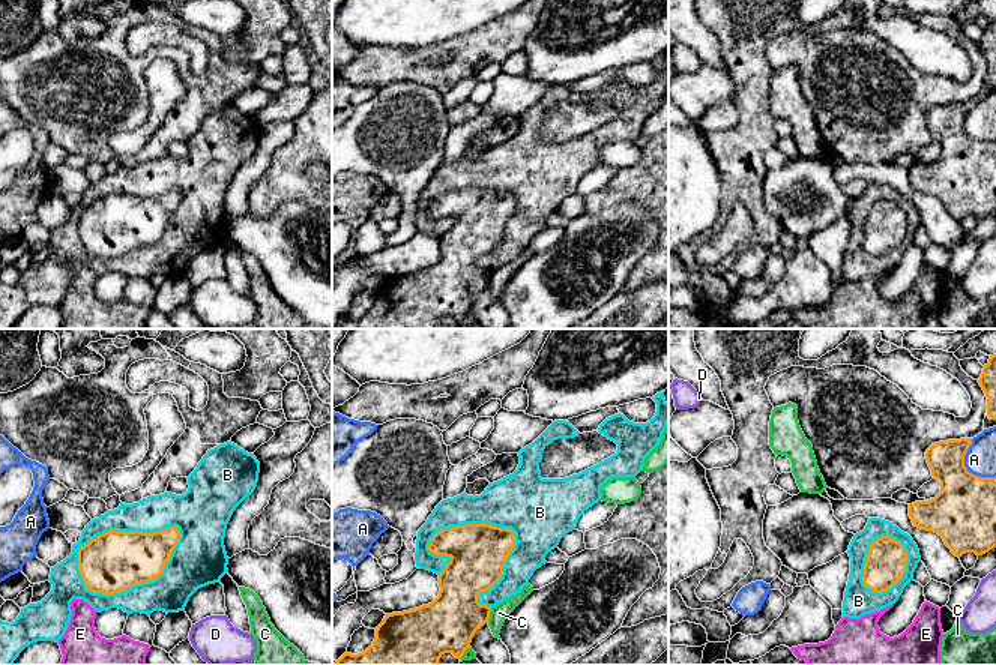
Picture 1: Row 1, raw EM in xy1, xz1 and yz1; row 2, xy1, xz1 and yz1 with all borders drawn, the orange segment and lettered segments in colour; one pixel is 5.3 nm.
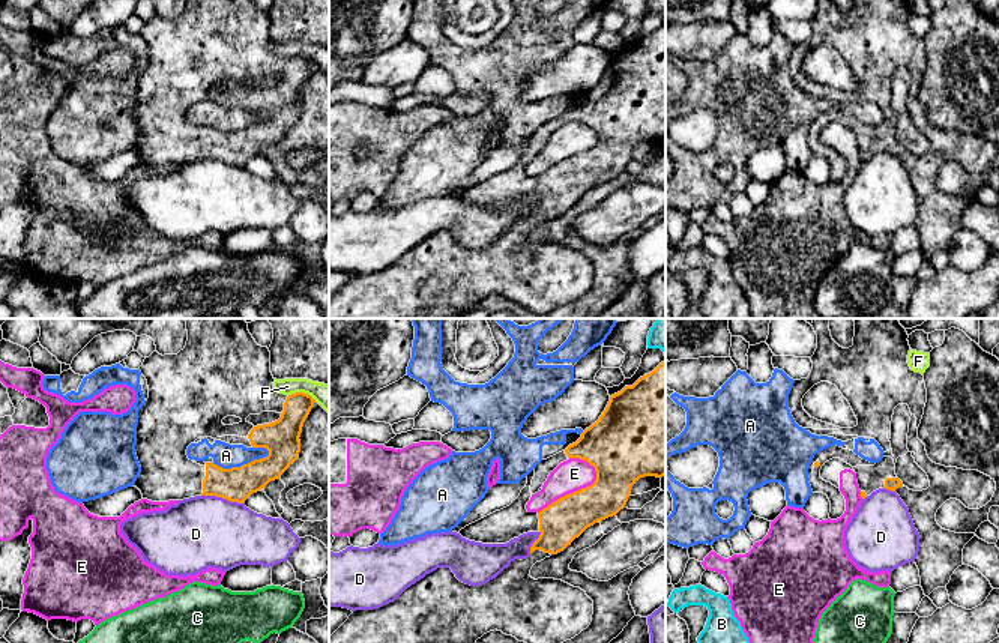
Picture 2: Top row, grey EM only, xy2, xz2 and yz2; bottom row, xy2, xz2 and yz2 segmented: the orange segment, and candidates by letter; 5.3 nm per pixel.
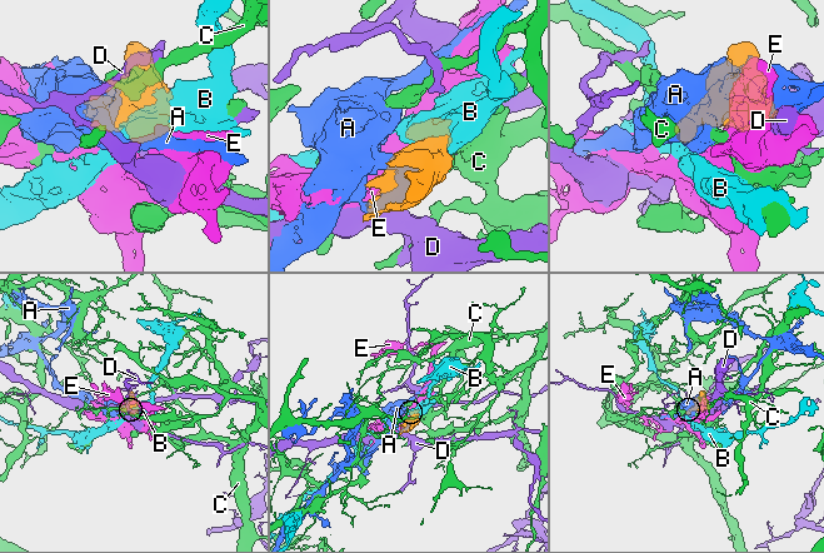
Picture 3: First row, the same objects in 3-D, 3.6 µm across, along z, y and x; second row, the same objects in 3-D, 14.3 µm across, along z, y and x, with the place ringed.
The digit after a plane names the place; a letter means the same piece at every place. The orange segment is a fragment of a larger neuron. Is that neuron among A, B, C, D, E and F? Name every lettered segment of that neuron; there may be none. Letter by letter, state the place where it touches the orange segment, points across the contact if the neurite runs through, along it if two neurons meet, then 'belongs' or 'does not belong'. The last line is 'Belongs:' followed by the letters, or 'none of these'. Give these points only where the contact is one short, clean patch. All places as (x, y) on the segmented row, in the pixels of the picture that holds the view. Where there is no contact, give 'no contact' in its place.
A: contact xy2 (241, 466); does not belong
B: contact xy1 (144, 581); does not belong
C: contact xz1 (488, 614); border xz1 (491, 607), (487, 622); does not belong
D: contact xy2 (223, 498); does not belong
E: contact xz2 (574, 492); does not belong
F: contact xy2 (302, 392); border xy2 (289, 394), (307, 392), (316, 400); does not belong
Belongs: none of these

